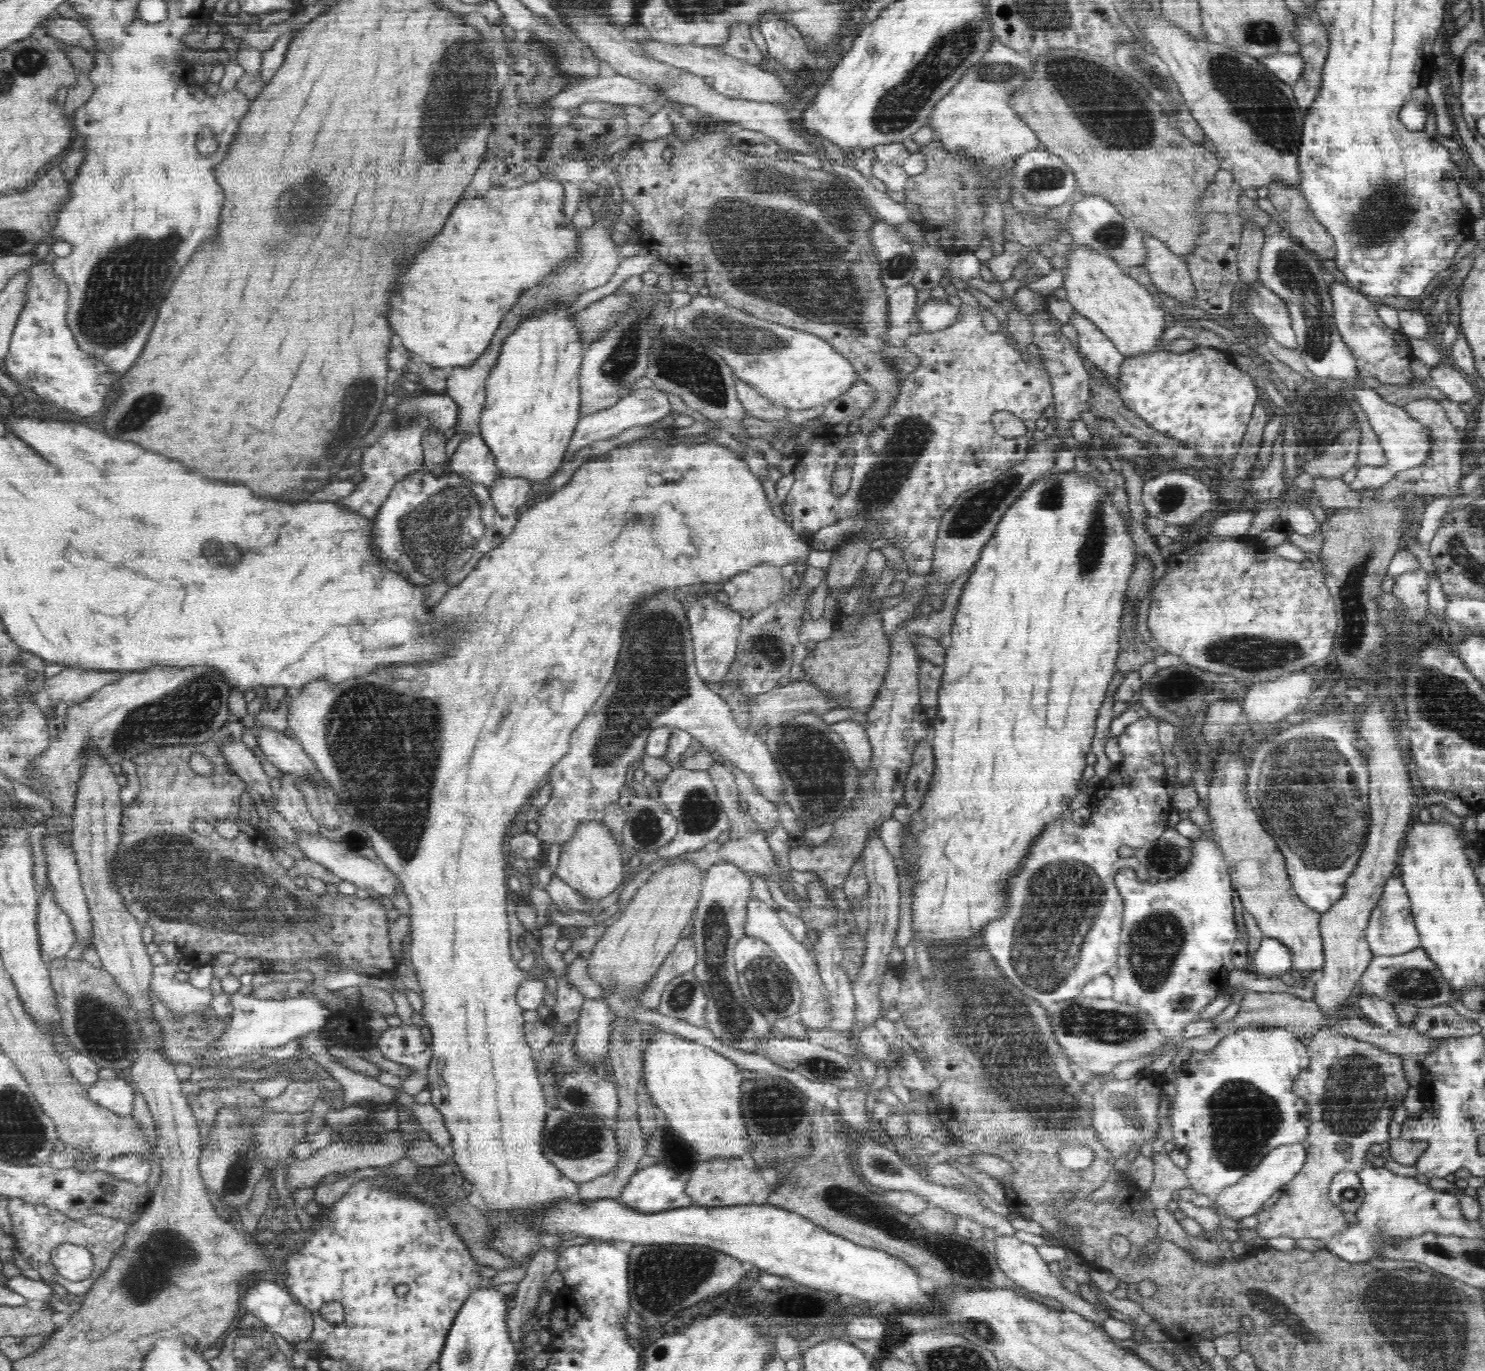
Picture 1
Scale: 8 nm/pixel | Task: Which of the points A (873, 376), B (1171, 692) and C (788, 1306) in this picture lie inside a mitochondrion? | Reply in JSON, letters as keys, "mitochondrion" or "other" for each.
{"A":"other","B":"mitochondrion","C":"other"}

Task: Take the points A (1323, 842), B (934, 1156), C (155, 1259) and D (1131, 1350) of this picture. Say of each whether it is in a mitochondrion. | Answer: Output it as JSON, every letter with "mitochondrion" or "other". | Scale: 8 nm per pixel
{"A":"mitochondrion","B":"other","C":"mitochondrion","D":"other"}

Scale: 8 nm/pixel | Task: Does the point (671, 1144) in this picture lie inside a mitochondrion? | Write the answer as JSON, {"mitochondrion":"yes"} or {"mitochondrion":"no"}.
{"mitochondrion":"yes"}

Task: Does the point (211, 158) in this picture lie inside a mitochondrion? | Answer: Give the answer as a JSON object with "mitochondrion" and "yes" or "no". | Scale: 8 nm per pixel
{"mitochondrion":"no"}

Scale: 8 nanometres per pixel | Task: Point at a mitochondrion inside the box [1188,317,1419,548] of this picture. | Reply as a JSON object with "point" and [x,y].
{"point":[1313,416]}

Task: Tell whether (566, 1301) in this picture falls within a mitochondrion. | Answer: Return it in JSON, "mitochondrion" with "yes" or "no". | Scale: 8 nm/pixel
{"mitochondrion":"no"}

